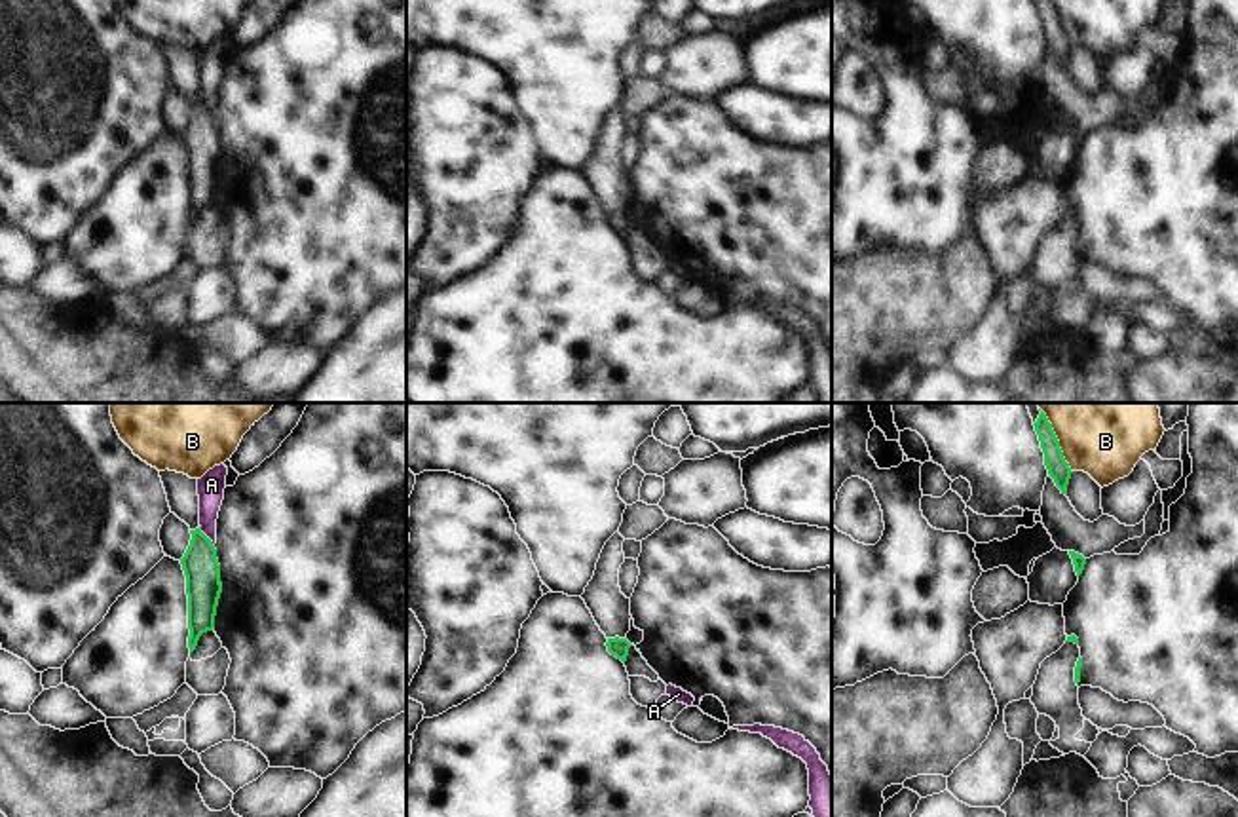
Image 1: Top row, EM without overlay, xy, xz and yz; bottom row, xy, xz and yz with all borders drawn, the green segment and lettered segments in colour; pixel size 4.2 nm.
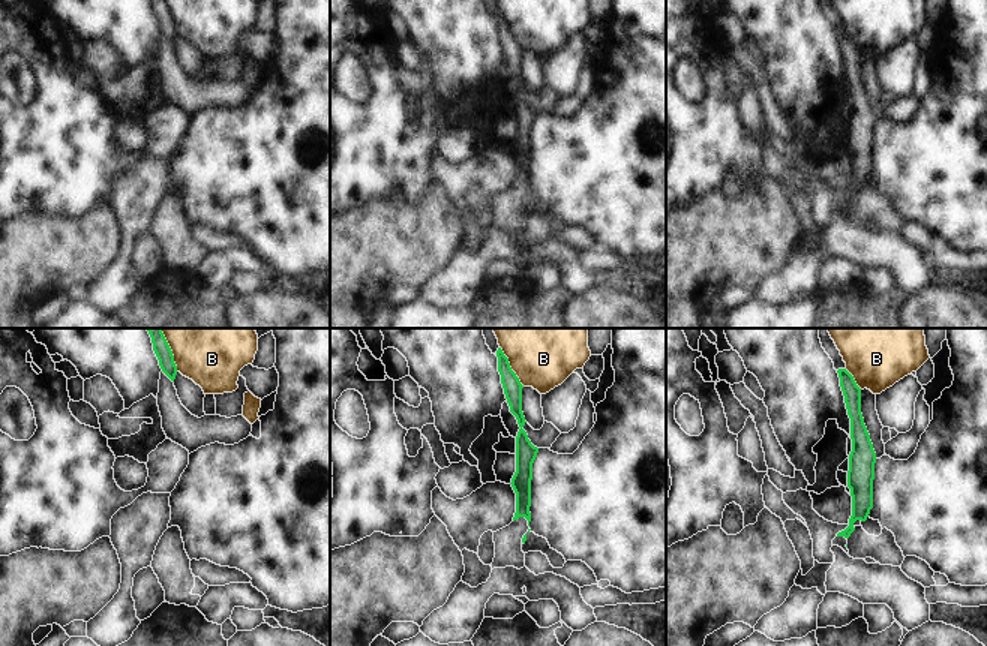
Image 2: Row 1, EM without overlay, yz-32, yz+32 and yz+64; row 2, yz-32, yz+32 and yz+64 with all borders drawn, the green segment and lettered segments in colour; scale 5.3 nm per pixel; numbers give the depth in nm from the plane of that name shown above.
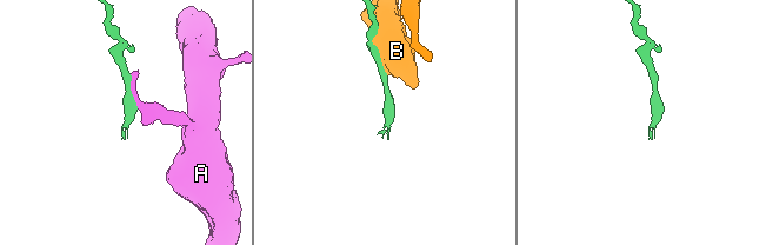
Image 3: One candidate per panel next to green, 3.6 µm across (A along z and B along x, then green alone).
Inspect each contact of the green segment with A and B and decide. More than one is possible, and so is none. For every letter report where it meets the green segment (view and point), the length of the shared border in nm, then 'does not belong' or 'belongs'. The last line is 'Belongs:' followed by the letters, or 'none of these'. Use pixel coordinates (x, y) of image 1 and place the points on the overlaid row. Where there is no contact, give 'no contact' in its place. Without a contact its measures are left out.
A: xy (206, 536) | 110 nm | does not belong
B: yz (1056, 439) | 320 nm | does not belong
Belongs: none of these

